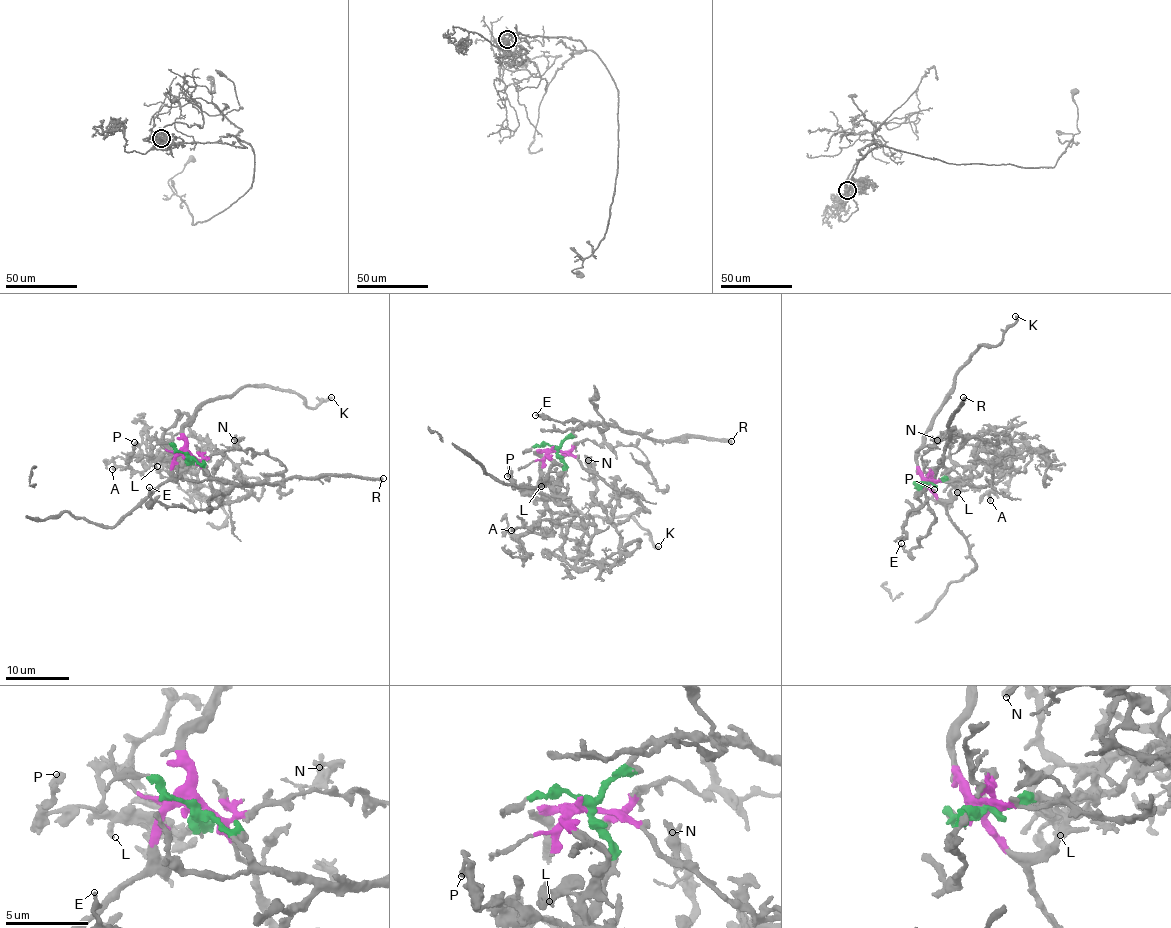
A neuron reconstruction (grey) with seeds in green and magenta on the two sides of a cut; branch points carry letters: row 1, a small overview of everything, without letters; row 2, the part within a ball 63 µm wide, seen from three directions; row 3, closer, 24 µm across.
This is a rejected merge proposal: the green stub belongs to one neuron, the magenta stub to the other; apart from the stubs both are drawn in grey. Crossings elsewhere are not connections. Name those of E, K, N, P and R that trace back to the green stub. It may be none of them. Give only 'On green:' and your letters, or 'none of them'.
On green: E, P, R

